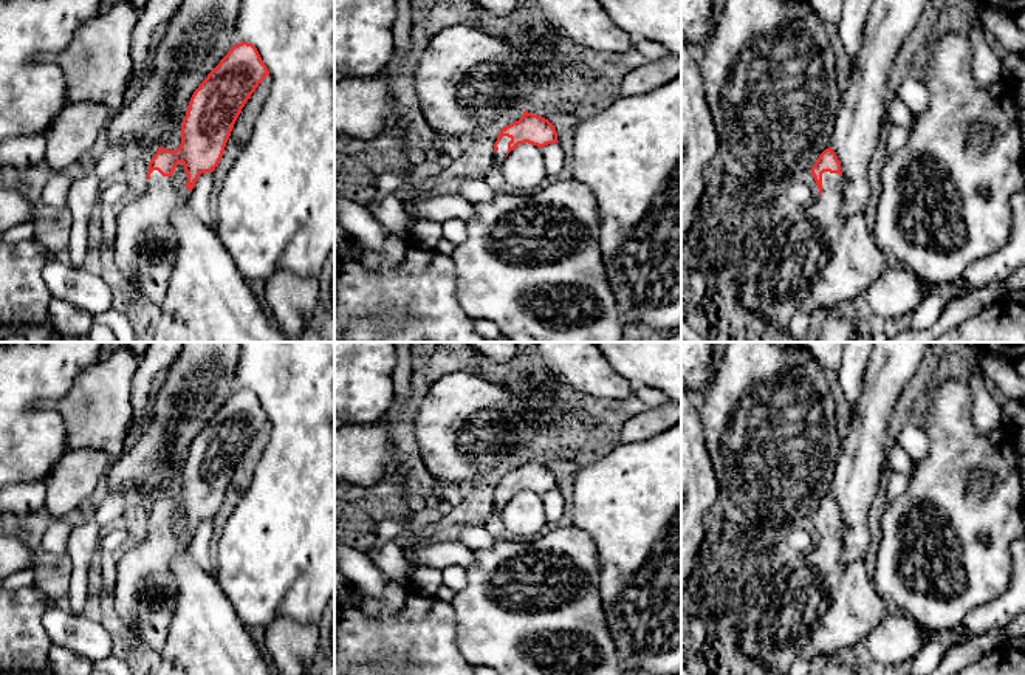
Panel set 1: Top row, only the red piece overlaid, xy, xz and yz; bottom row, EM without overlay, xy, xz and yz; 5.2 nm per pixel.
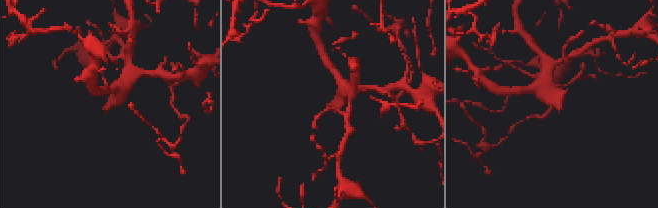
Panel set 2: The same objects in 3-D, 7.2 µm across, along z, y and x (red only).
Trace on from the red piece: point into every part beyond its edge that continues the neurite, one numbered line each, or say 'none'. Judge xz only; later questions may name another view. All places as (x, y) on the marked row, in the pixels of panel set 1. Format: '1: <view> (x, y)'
1: xz (499, 157)

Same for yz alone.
1: yz (816, 257)

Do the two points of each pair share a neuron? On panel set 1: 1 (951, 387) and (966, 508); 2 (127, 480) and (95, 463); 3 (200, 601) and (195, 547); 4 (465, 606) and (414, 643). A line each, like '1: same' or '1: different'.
1: same
2: different
3: different
4: different

